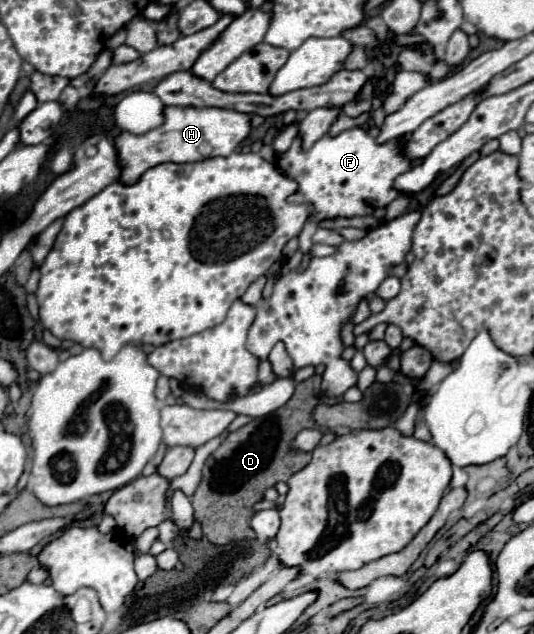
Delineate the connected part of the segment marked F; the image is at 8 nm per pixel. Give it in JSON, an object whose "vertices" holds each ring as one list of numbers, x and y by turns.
{"vertices":[[354,127,342,131,336,137,324,135,310,149,304,149,302,139,296,137,288,151,276,153,274,161,284,177,298,183,296,193,292,193,288,201,312,205,308,219,312,219,314,223,320,223,324,219,350,219,370,215,374,207,384,209,390,201,400,197,400,191,394,189,394,179,400,173,410,171,412,161,404,155,404,137,378,143,378,135,378,127]]}

